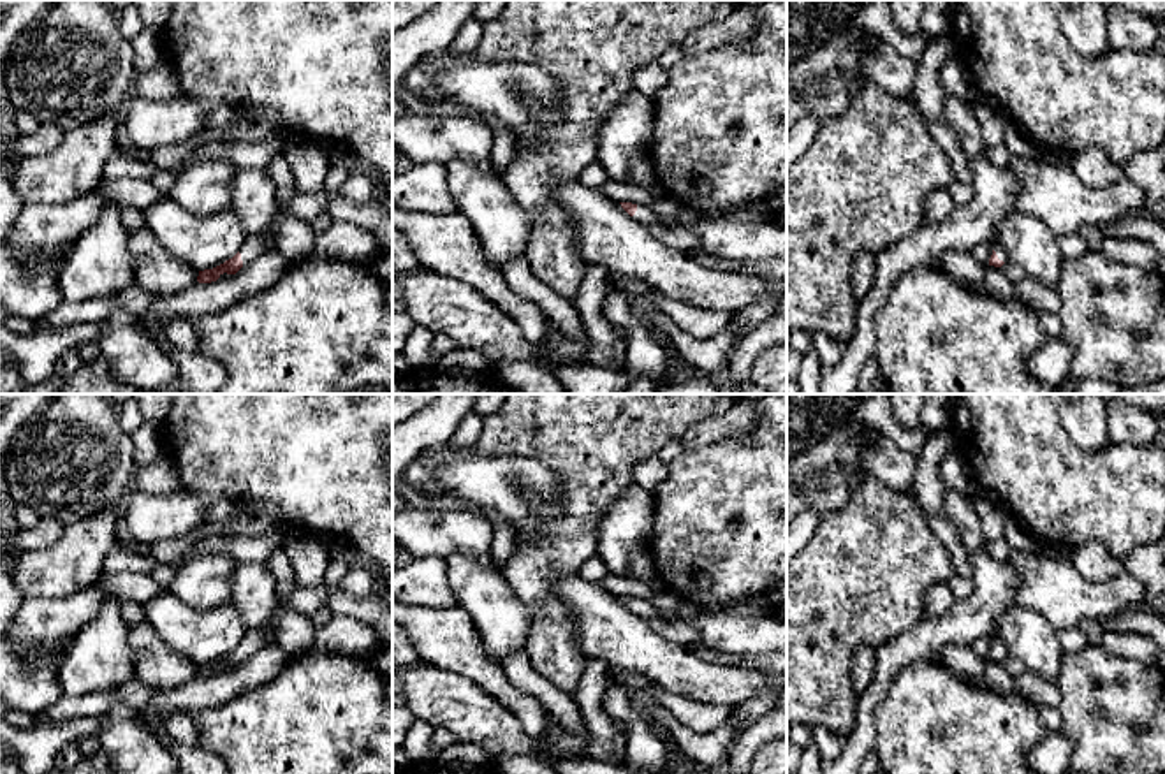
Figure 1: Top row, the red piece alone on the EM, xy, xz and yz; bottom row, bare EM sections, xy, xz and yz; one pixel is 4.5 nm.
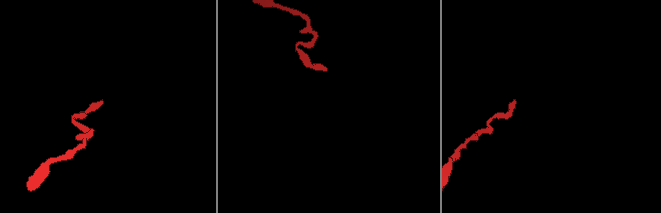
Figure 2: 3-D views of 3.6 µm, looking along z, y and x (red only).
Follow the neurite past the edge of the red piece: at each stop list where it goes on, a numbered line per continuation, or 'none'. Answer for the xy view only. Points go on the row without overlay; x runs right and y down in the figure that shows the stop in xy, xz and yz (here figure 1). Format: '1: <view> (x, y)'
1: xy (254, 641)

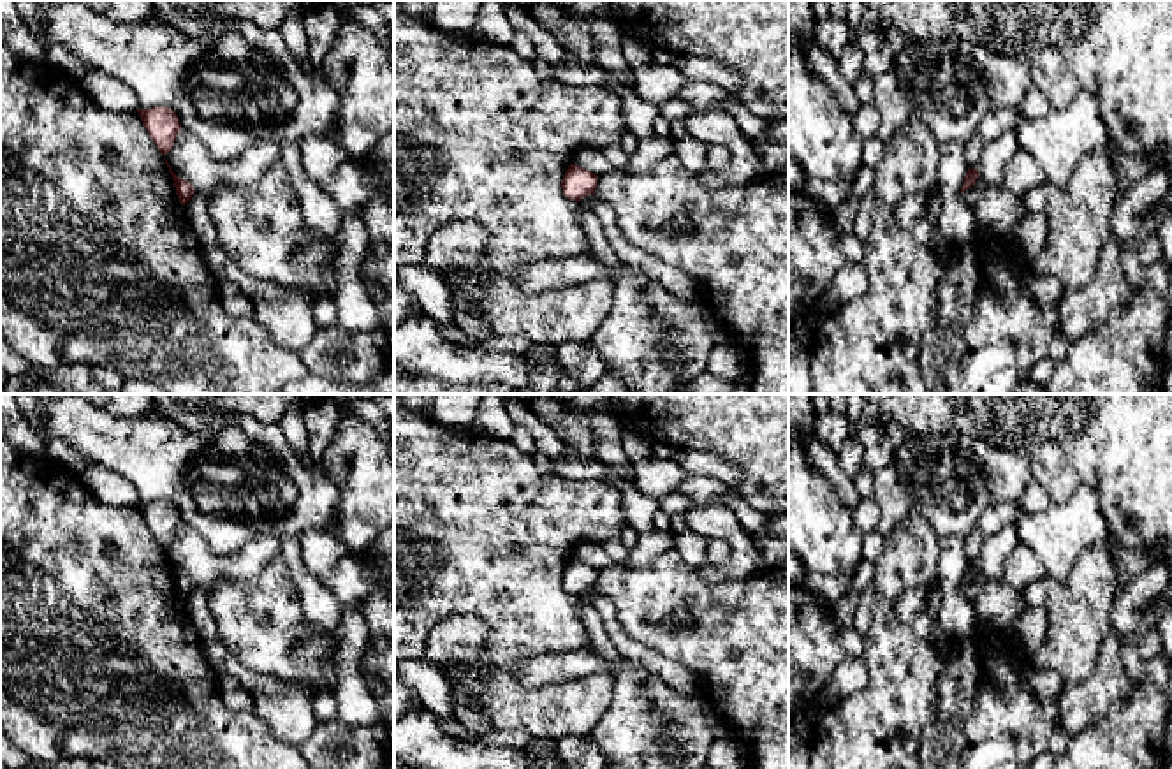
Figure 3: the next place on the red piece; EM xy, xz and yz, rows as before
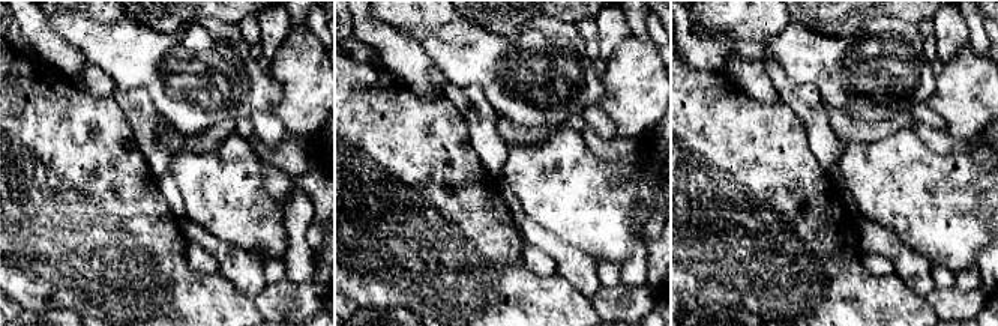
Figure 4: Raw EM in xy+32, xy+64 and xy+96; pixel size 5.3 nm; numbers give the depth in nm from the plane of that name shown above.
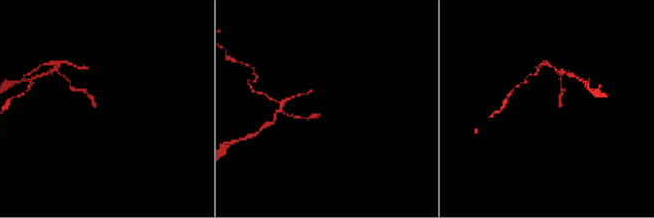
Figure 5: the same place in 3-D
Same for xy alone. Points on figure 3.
none

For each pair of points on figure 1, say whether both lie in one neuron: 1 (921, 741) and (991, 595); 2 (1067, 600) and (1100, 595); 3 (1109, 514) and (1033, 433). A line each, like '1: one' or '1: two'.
1: two
2: one
3: one

